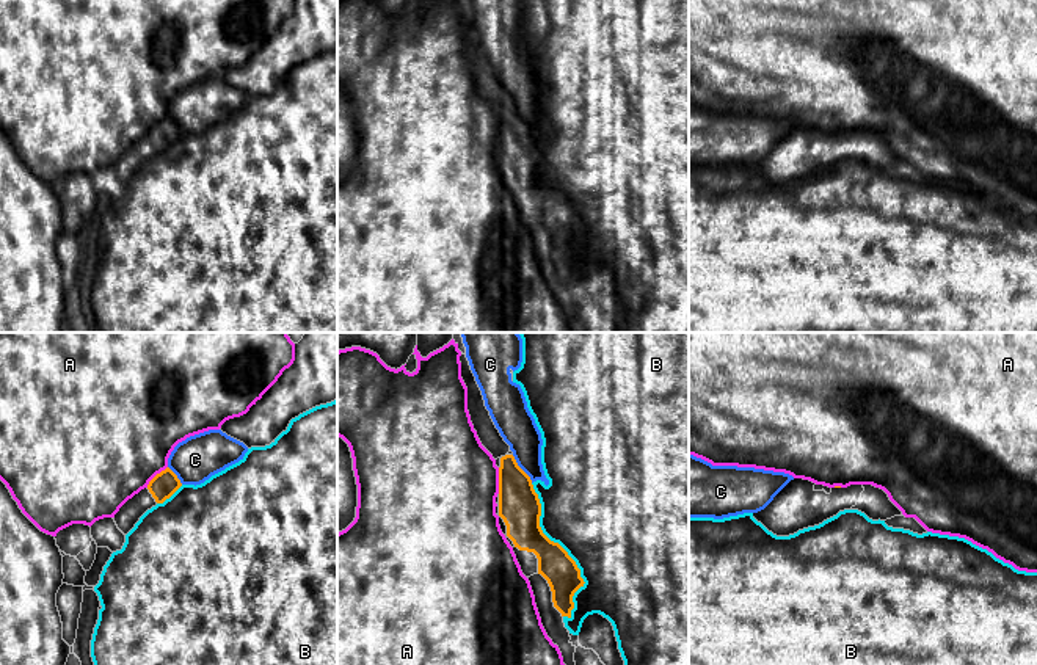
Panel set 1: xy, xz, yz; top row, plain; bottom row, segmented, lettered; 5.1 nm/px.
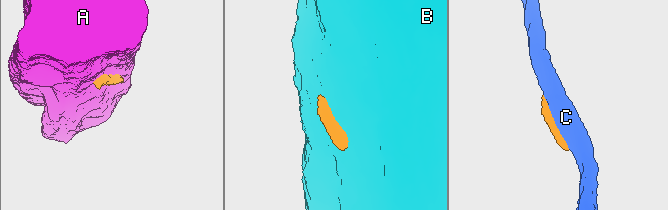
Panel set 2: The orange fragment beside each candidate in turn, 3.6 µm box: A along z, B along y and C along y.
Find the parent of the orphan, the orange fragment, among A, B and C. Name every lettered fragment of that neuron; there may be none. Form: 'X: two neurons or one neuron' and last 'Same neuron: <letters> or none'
A: two neurons
B: two neurons
C: two neurons
Same neuron: none

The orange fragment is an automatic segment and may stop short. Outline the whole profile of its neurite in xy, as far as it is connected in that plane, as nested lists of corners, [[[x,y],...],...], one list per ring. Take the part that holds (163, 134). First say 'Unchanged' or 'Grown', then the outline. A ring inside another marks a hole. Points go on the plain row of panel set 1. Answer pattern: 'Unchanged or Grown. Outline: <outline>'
Unchanged. Outline: [[[166,116],[160,122],[157,122],[147,133],[149,141],[155,147],[157,152],[163,152],[169,147],[179,136],[182,135],[177,124]]]

